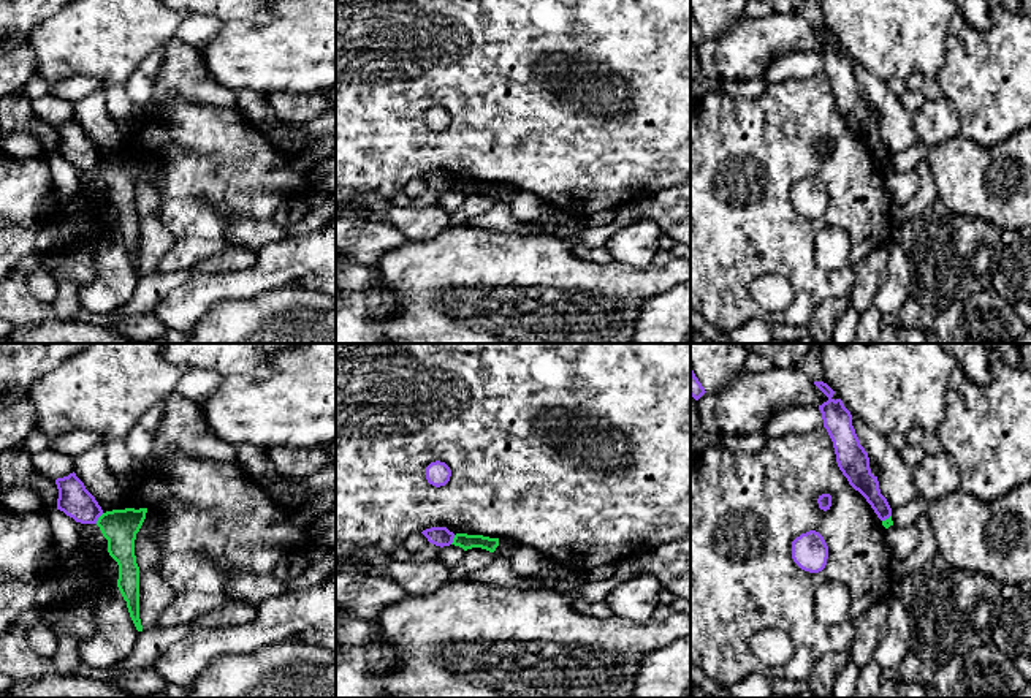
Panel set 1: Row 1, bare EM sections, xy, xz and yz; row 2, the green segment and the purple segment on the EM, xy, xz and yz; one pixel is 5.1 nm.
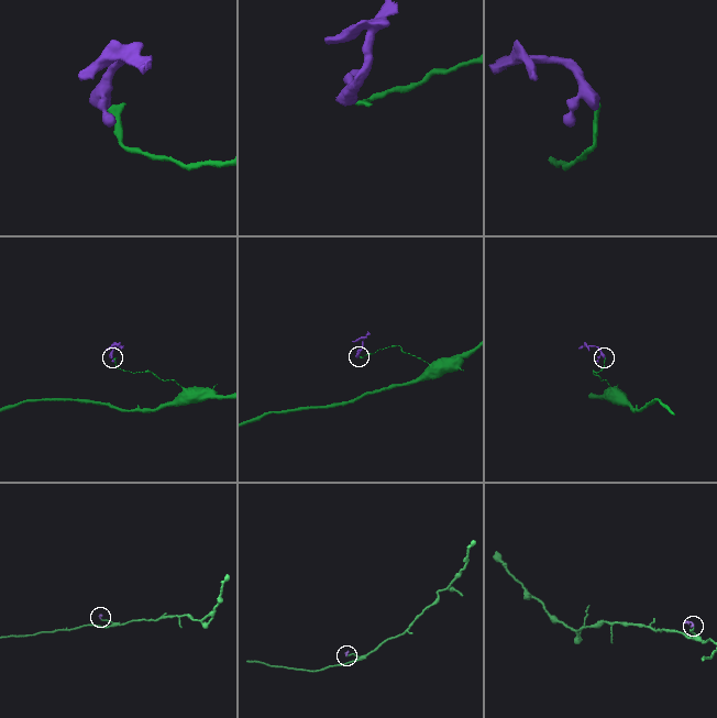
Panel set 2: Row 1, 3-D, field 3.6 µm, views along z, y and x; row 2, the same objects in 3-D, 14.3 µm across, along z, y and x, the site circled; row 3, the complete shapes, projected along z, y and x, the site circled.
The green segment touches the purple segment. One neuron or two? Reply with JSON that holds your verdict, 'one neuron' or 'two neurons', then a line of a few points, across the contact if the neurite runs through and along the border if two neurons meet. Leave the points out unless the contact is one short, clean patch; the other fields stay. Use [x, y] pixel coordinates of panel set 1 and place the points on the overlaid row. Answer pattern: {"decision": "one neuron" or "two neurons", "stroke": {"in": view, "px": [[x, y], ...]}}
{"decision": "two neurons", "stroke": {"in": "xy", "px": [[103, 513], [95, 523]]}}

